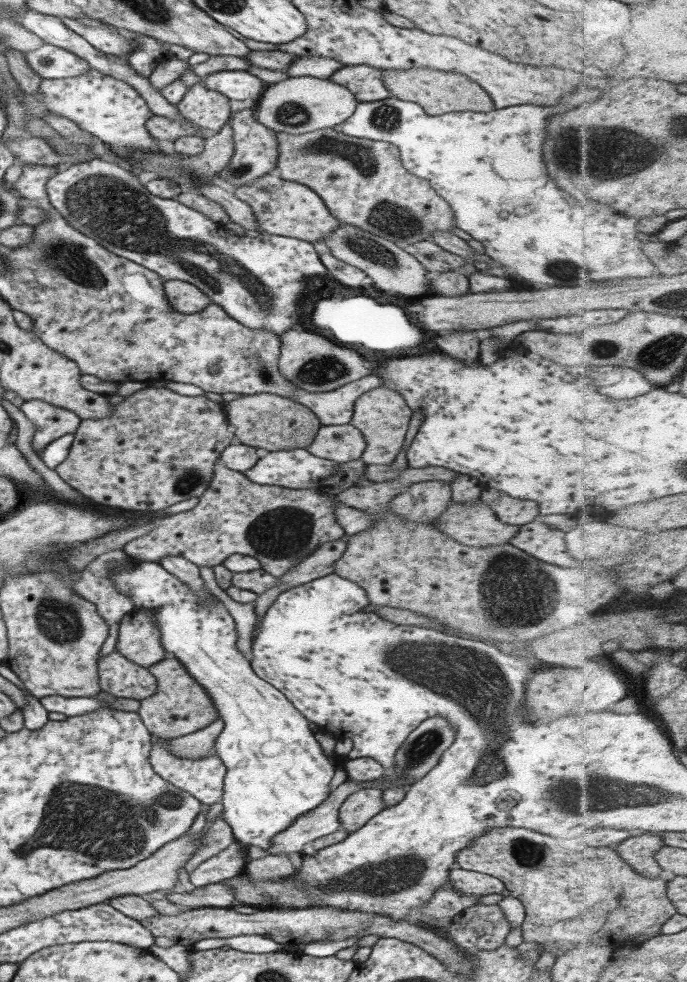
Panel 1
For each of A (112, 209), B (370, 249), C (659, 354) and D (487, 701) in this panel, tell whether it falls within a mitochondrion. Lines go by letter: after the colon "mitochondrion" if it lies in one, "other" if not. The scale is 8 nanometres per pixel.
A: mitochondrion
B: mitochondrion
C: mitochondrion
D: mitochondrion

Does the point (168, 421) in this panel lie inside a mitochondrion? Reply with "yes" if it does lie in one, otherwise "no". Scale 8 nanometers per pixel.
no

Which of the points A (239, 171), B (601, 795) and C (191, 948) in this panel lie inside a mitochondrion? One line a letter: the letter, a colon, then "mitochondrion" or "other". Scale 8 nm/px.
A: mitochondrion
B: mitochondrion
C: other

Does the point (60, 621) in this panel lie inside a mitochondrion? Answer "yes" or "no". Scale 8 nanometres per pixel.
yes

